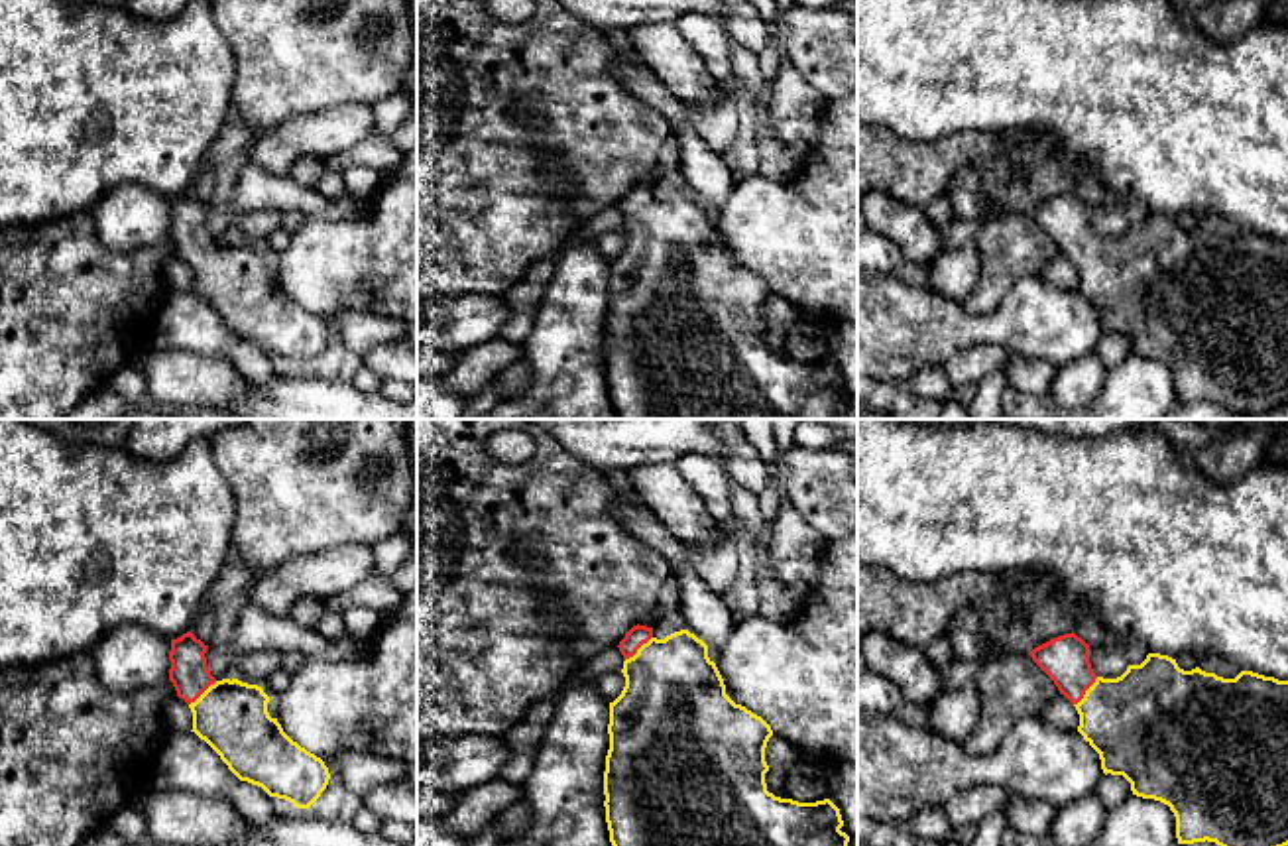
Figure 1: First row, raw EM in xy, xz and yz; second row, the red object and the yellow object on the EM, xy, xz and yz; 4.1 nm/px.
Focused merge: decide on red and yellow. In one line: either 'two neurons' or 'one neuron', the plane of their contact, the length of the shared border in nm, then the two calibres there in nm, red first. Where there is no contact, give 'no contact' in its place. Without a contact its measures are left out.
one neuron | yz | 160 nm | 190/400 nm

